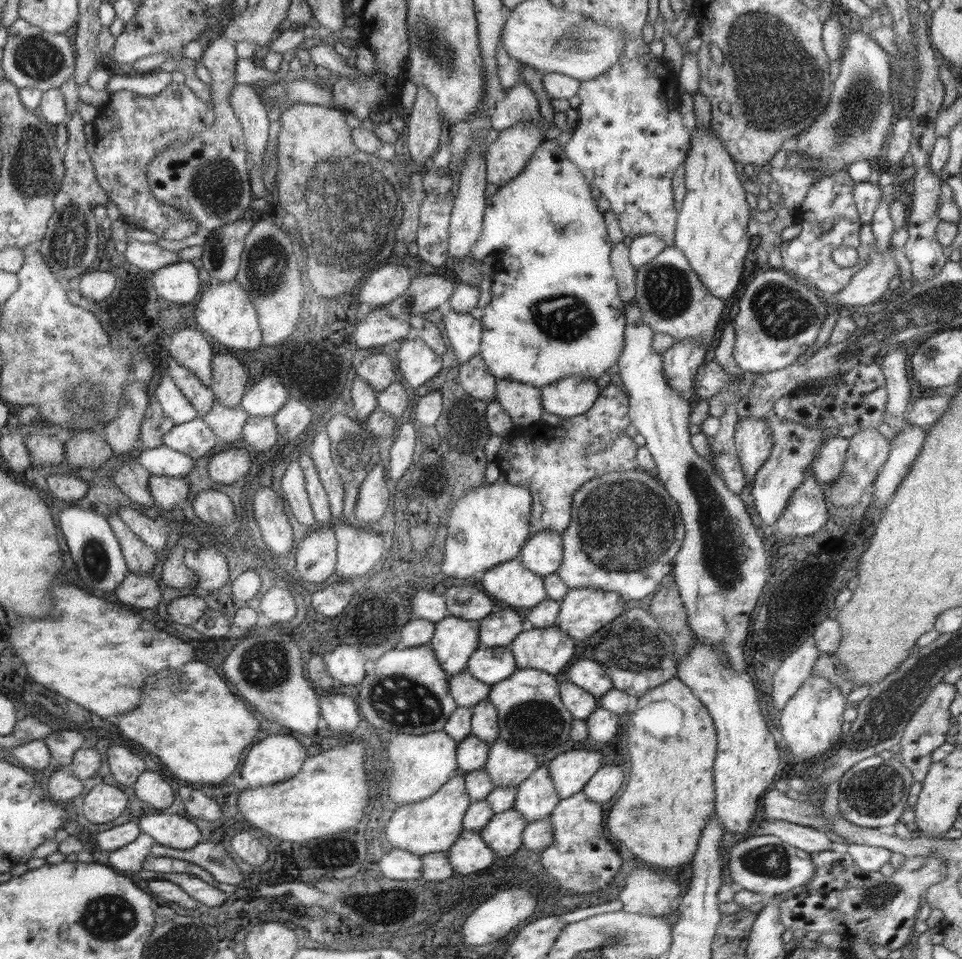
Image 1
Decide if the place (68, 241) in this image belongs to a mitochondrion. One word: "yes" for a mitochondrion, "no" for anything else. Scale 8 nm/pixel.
yes

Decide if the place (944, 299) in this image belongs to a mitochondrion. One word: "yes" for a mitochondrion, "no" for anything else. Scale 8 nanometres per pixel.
yes

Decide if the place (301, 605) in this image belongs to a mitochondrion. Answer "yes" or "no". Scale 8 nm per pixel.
no

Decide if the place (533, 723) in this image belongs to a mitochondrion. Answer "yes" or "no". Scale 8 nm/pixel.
yes

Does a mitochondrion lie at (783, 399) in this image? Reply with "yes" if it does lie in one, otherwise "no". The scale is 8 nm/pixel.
no

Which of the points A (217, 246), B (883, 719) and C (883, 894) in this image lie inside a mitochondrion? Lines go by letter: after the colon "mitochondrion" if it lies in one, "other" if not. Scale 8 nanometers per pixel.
A: mitochondrion
B: mitochondrion
C: mitochondrion

